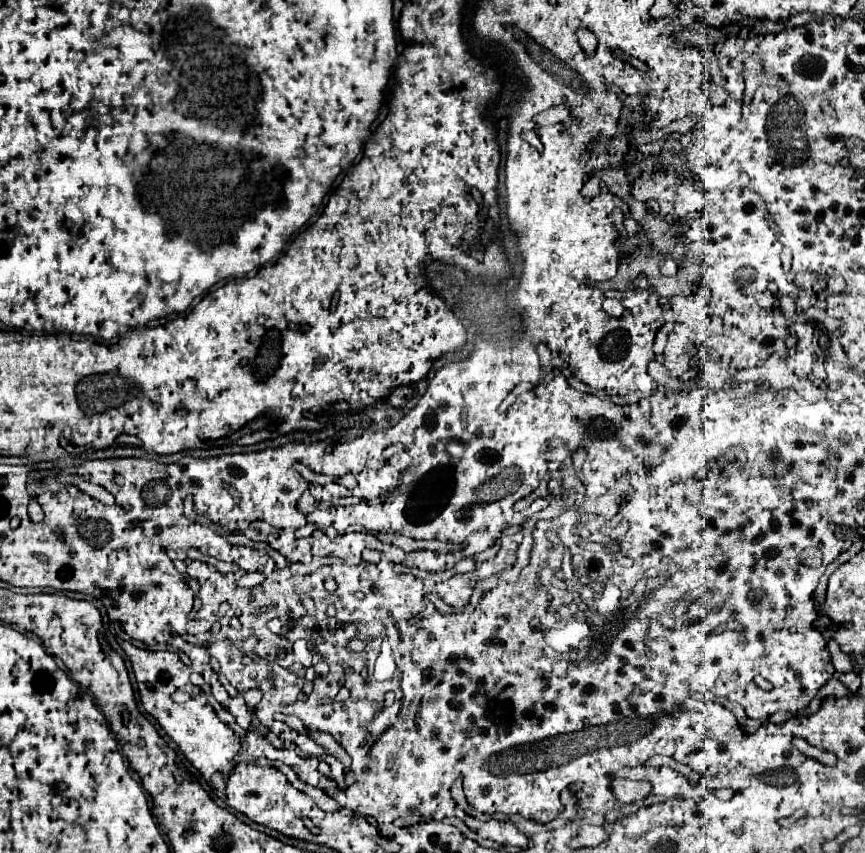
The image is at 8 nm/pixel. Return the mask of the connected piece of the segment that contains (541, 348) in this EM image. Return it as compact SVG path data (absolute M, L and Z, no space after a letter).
M545 344L537 345L536 350L540 358L542 373L543 375L547 375L551 371L551 352Z

